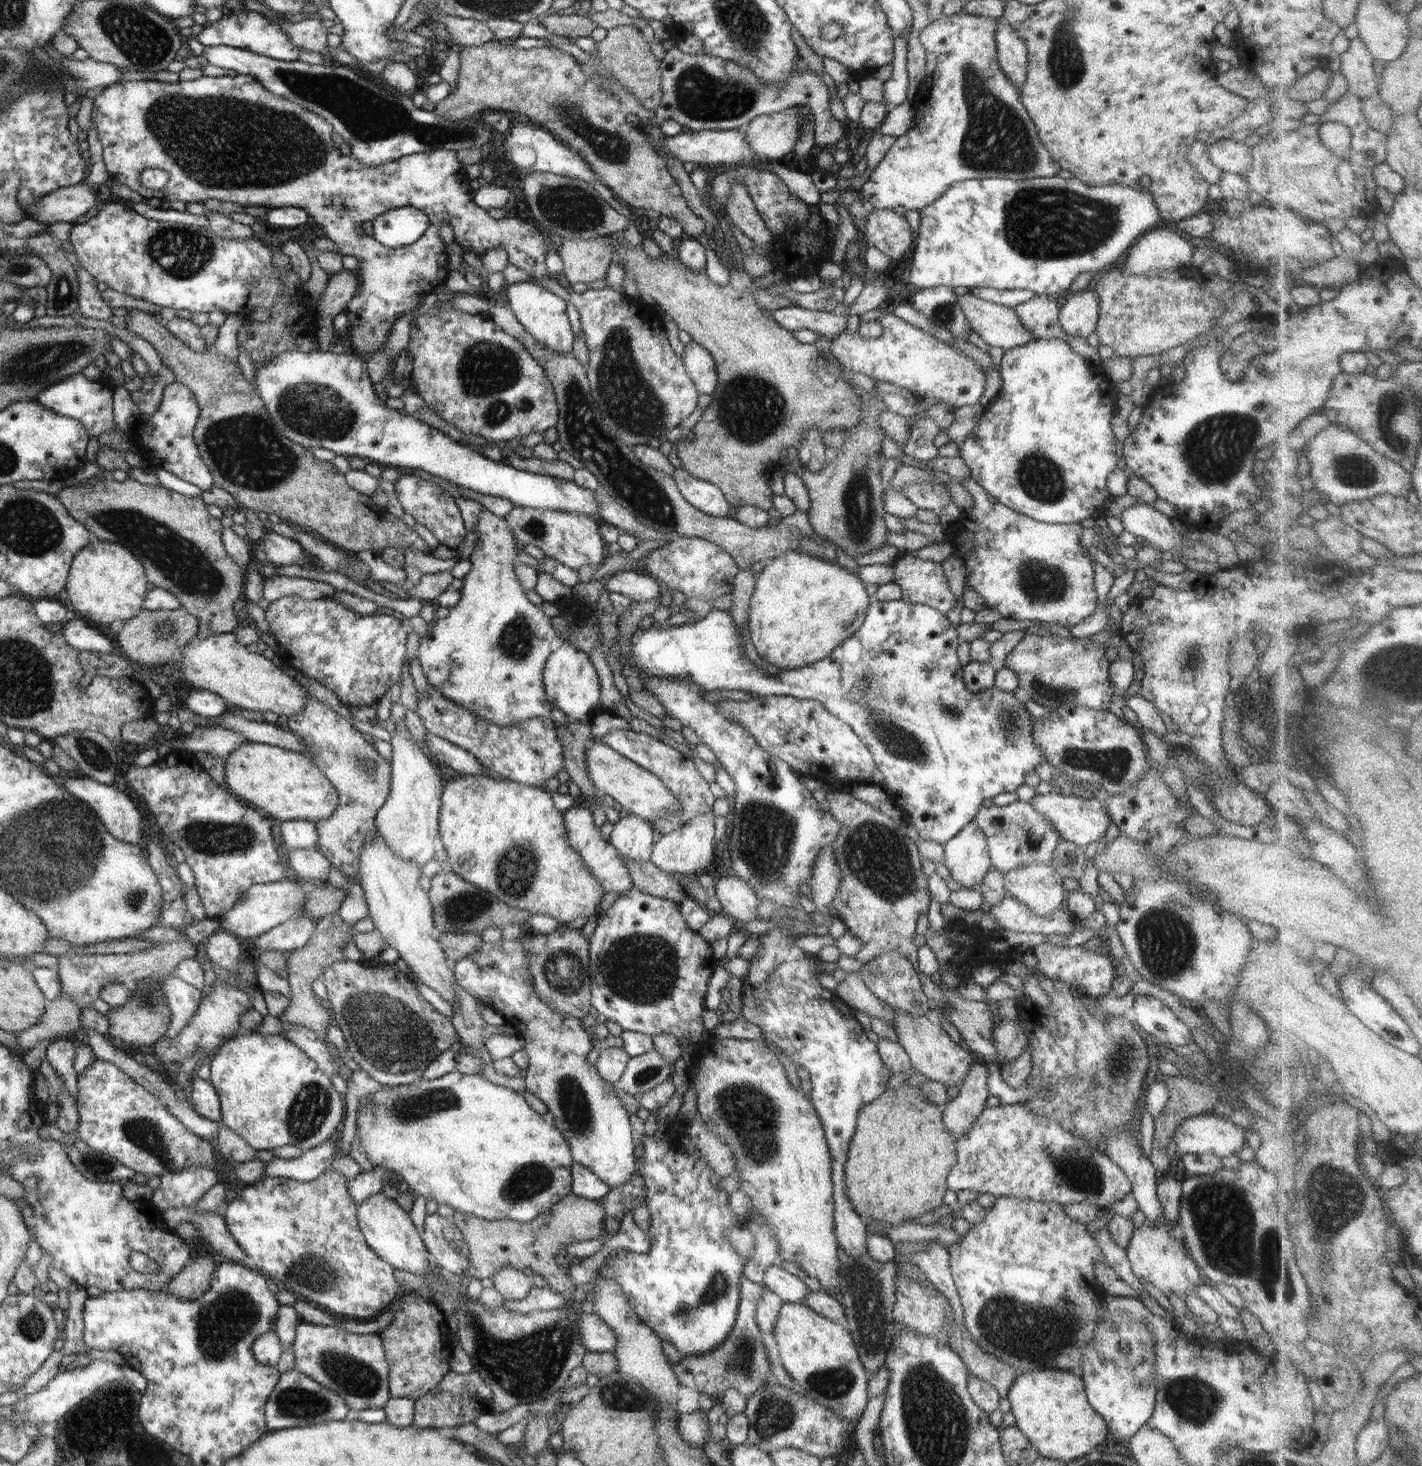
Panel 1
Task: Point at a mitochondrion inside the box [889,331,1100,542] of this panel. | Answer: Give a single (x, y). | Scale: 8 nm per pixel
(1038, 476)

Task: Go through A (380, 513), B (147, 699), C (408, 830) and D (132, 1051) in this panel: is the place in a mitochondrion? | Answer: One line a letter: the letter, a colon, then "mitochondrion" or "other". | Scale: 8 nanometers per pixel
A: other
B: other
C: mitochondrion
D: other

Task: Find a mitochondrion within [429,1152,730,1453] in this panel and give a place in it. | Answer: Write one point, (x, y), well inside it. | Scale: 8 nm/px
(525, 1367)

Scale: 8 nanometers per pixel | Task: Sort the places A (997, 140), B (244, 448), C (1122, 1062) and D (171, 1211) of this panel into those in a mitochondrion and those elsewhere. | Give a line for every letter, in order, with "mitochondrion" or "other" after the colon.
A: mitochondrion
B: mitochondrion
C: mitochondrion
D: other

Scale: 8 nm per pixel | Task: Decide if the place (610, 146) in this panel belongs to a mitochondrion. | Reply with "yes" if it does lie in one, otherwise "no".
yes

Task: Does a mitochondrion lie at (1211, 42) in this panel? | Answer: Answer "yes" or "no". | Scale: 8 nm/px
no

